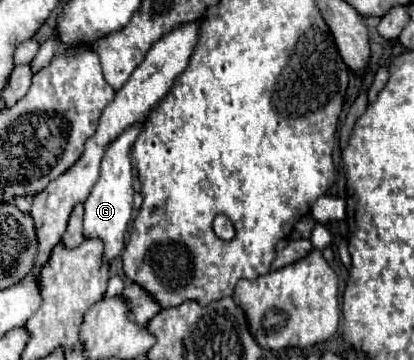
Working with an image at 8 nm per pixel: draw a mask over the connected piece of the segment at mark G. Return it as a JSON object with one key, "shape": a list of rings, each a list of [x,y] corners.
{"shape":[[[131,126],[117,140],[113,140],[107,146],[103,162],[101,162],[101,176],[99,176],[97,184],[93,186],[89,198],[85,200],[83,236],[85,238],[101,238],[103,240],[103,244],[105,244],[105,248],[103,248],[103,260],[107,264],[113,262],[119,256],[119,252],[123,250],[123,246],[125,246],[125,232],[127,232],[127,226],[129,226],[129,220],[131,220],[131,212],[133,212],[133,166],[131,166],[131,150],[133,150],[133,142],[135,142],[139,130],[141,130],[141,126]]]}

